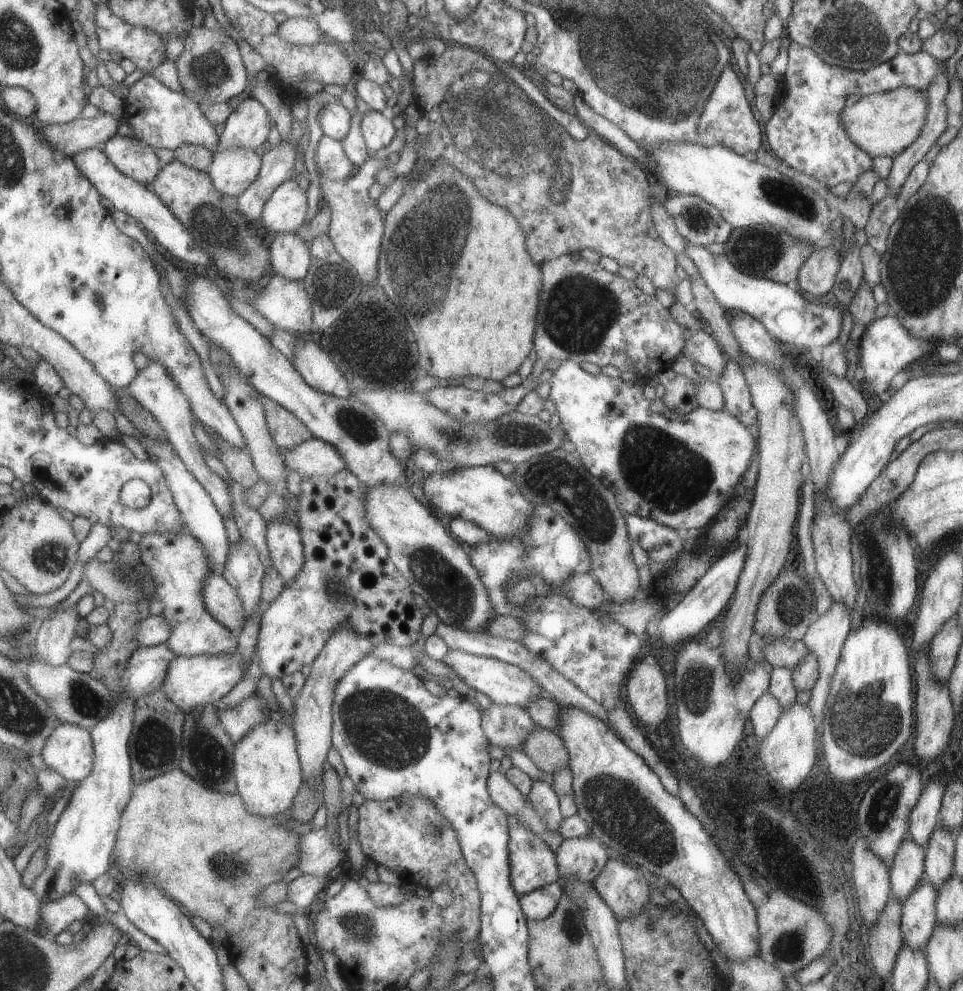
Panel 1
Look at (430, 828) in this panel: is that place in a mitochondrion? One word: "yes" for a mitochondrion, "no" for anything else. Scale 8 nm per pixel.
yes

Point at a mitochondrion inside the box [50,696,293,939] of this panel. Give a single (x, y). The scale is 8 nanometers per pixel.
(157, 744)

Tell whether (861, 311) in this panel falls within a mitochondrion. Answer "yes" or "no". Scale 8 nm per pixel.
no

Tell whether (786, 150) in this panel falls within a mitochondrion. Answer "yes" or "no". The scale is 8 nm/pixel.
no

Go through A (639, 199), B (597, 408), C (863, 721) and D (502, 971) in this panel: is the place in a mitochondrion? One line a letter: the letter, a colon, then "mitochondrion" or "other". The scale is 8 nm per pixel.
A: other
B: other
C: mitochondrion
D: other

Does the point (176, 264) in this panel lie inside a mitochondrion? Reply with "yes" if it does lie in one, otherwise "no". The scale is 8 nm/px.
no

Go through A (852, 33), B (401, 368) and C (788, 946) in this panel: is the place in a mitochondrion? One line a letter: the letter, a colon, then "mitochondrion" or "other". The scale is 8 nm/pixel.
A: mitochondrion
B: other
C: mitochondrion

